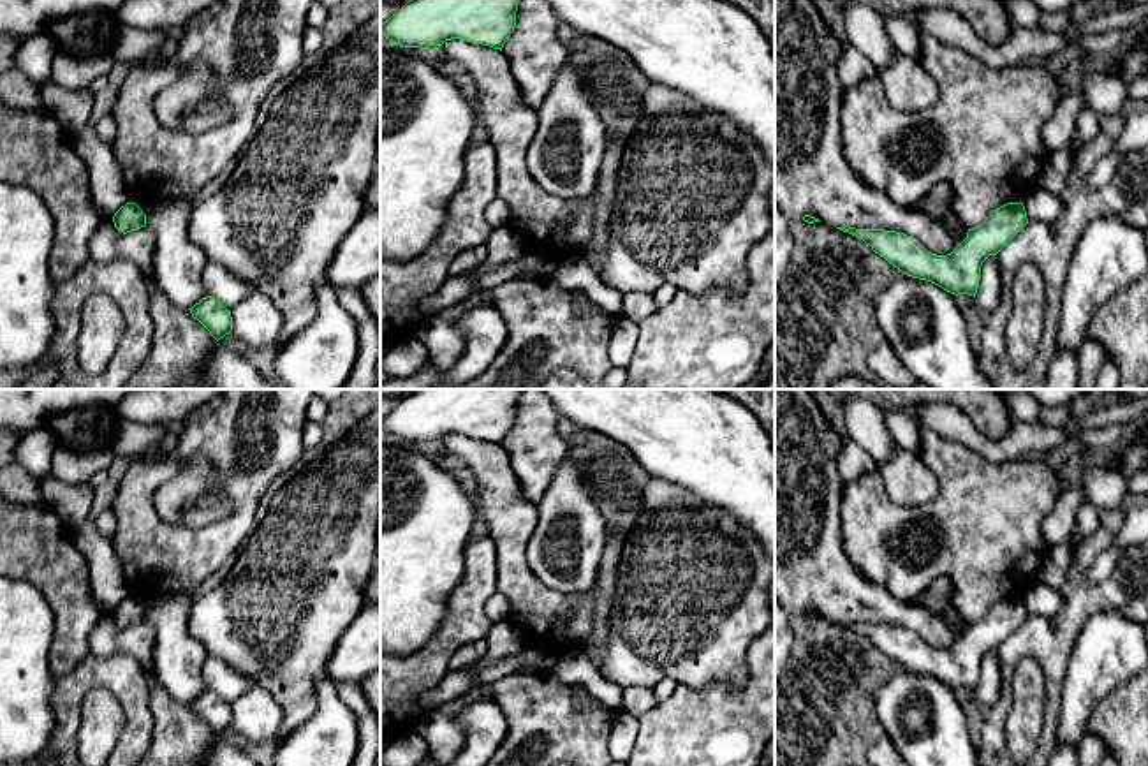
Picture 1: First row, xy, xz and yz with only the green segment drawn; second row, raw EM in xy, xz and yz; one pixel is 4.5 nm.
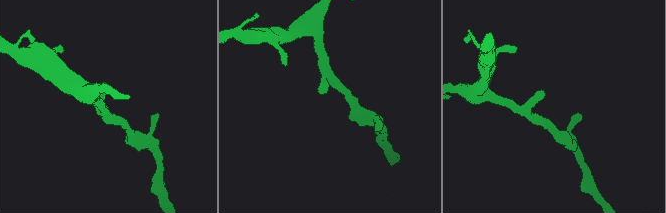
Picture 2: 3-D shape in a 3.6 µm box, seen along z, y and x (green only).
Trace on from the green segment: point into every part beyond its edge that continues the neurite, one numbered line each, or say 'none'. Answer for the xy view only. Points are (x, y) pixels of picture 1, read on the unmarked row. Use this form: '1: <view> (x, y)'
none

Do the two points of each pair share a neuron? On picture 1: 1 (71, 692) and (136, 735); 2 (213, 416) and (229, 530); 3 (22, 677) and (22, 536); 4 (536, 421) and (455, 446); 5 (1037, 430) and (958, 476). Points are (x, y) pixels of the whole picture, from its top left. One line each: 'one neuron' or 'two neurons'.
1: one neuron
2: one neuron
3: two neurons
4: two neurons
5: two neurons

